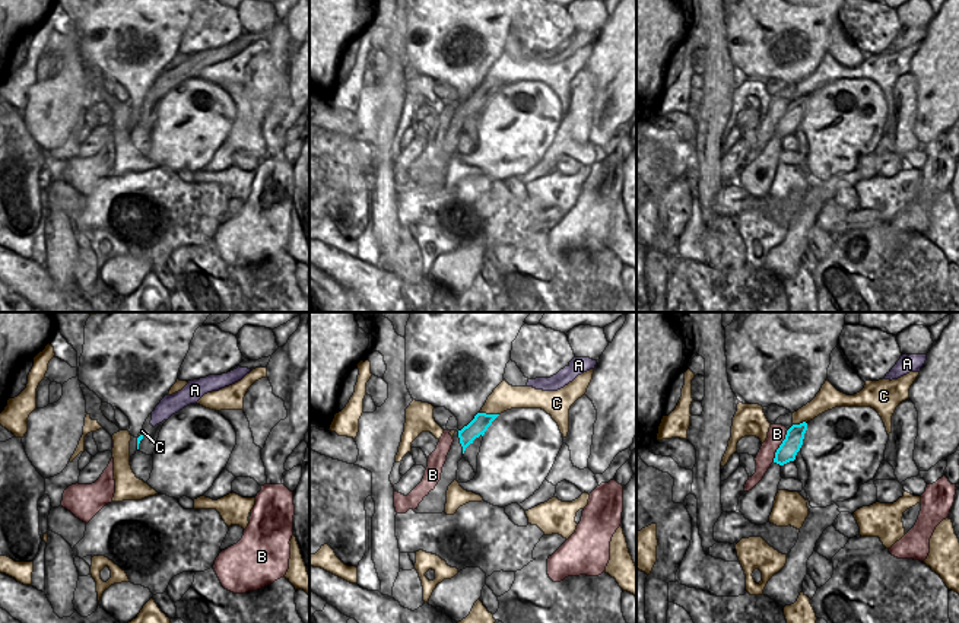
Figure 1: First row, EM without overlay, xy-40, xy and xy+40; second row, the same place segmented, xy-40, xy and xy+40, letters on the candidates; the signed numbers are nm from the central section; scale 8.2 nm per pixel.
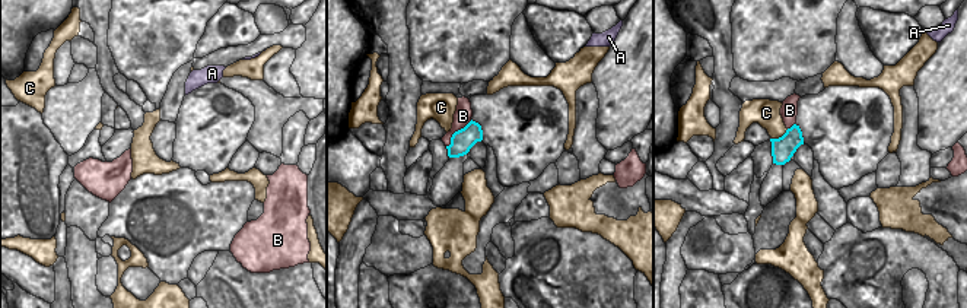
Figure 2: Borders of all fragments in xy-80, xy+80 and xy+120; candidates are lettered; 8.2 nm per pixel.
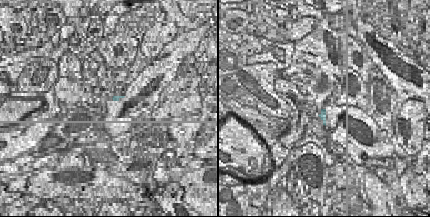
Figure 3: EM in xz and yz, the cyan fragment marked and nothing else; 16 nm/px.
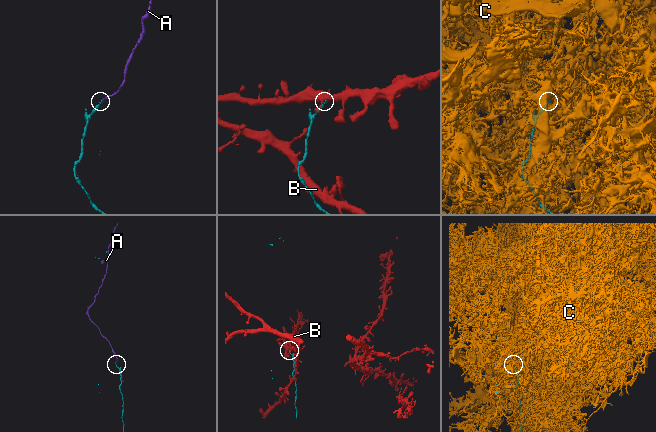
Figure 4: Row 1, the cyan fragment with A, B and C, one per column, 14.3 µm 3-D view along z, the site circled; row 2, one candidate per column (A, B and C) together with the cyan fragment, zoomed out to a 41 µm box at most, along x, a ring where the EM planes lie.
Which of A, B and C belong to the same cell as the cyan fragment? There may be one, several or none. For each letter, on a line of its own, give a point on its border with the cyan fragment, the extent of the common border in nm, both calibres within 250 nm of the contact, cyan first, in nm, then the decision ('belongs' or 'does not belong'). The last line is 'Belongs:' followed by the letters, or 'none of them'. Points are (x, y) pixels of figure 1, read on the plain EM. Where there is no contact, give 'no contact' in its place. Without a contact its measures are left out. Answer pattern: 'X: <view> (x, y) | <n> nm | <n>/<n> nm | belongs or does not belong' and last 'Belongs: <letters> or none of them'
A: xy-40 (140, 113) | 50 nm | 30/20 nm | belongs
B: xy+40 (780, 118) | 300 nm | 160/150 nm | does not belong
C: xy (489, 88) | 160 nm | 150/220 nm | does not belong
Belongs: A

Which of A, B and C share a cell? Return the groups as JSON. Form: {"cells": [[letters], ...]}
{"cells": [["A"], ["B"], ["C"]]}

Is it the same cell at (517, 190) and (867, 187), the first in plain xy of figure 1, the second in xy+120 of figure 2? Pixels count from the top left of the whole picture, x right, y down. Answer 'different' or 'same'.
different

